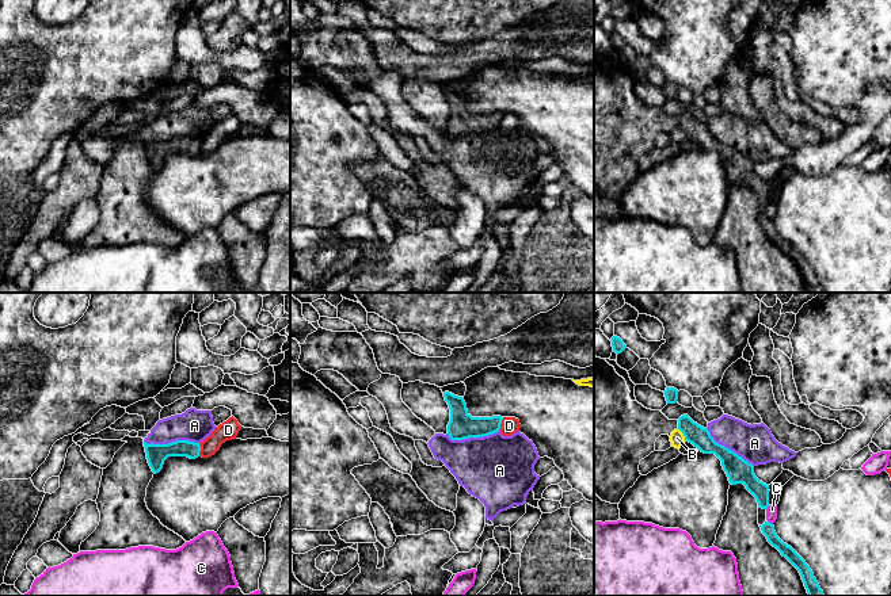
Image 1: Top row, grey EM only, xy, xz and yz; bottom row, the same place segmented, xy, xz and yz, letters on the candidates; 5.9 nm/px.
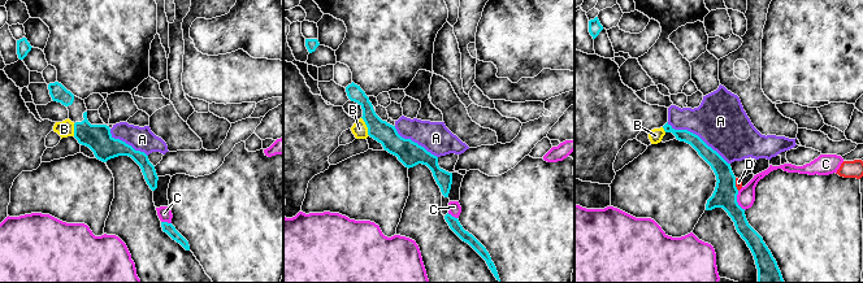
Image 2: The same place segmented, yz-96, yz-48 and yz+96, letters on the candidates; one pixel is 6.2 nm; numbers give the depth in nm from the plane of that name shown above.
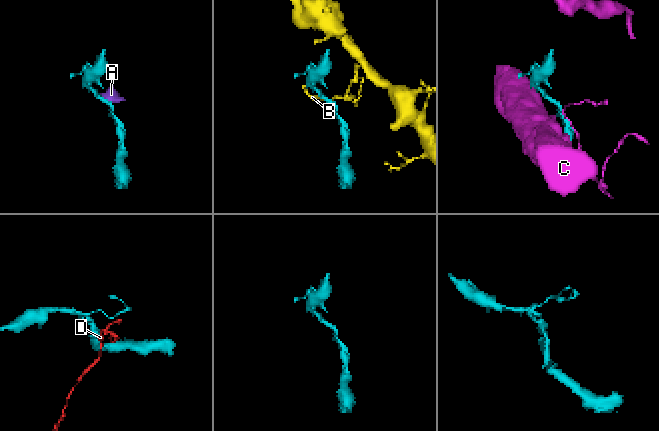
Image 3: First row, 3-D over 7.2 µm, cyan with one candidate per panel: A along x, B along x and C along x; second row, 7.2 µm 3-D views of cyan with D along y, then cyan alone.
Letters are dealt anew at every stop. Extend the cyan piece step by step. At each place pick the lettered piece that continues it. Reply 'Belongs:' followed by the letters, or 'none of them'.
Belongs: none of them

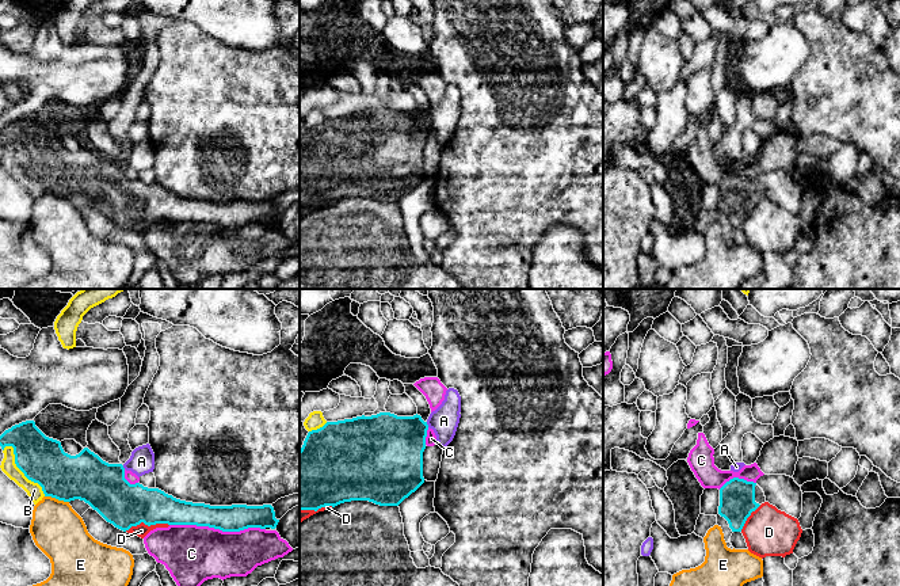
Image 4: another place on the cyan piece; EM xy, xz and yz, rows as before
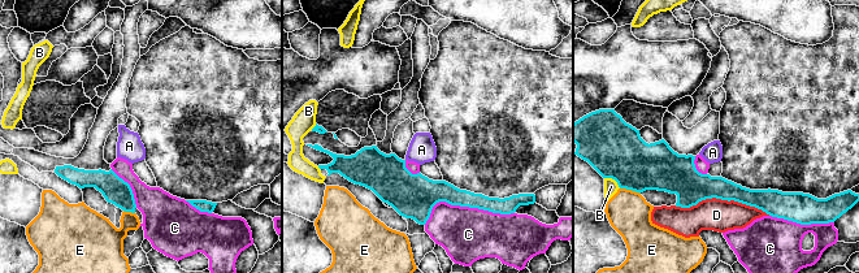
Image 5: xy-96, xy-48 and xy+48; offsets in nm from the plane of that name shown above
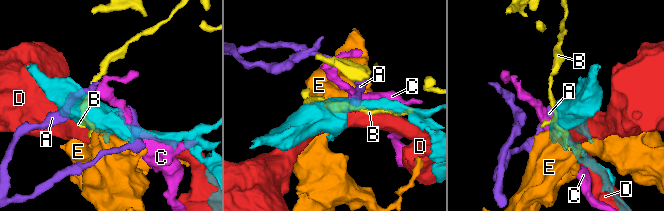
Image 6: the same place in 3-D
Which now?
Belongs: none of them

